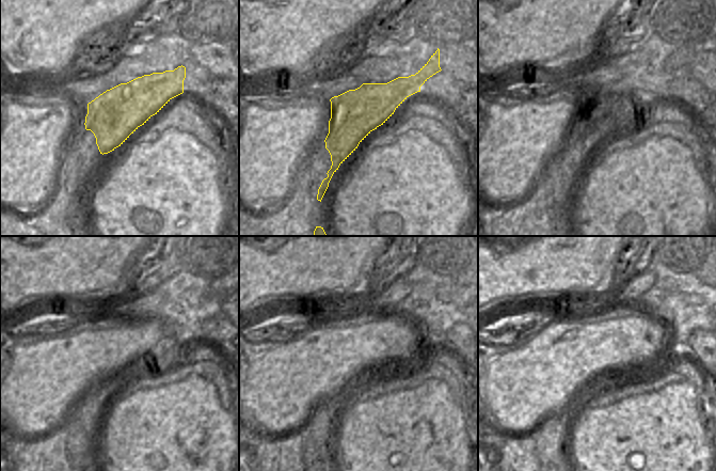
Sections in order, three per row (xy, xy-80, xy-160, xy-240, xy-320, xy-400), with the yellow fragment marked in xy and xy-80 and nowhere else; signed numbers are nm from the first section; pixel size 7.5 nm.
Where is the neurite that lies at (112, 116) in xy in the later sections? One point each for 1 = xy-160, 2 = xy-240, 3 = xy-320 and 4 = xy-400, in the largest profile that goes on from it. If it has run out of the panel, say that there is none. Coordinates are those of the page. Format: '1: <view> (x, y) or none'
1: xy-160 (604, 107)
2: xy-240 (86, 415)
3: xy-320 (319, 453)
4: xy-400 (554, 428)

